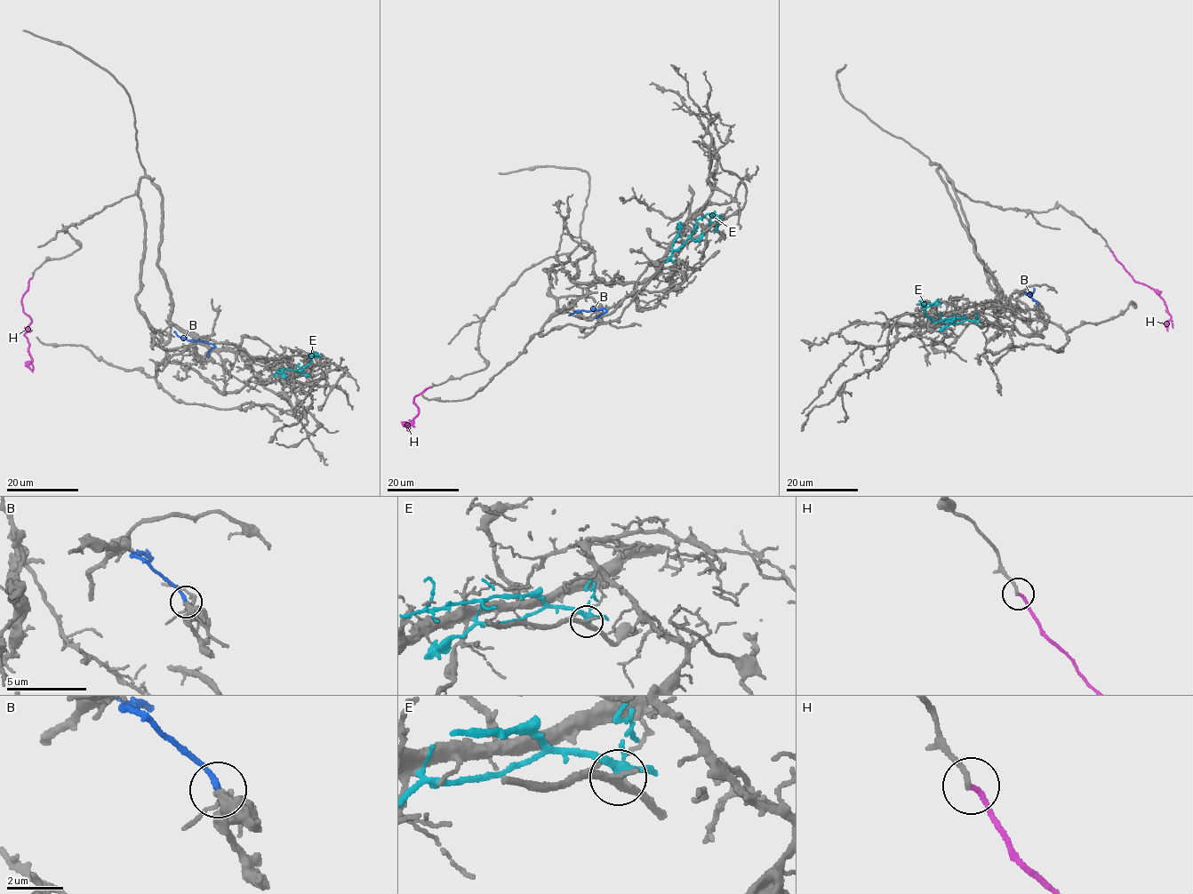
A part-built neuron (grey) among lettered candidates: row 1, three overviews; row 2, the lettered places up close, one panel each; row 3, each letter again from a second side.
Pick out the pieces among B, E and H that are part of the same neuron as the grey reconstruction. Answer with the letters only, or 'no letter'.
no letter

